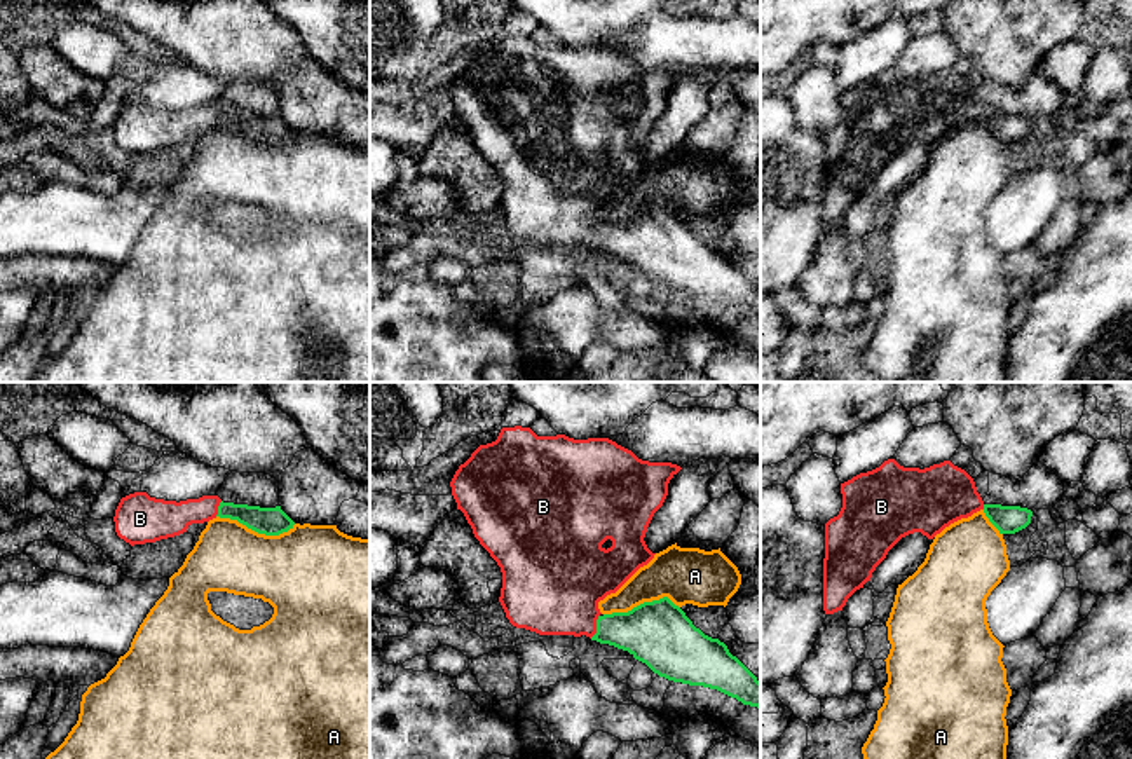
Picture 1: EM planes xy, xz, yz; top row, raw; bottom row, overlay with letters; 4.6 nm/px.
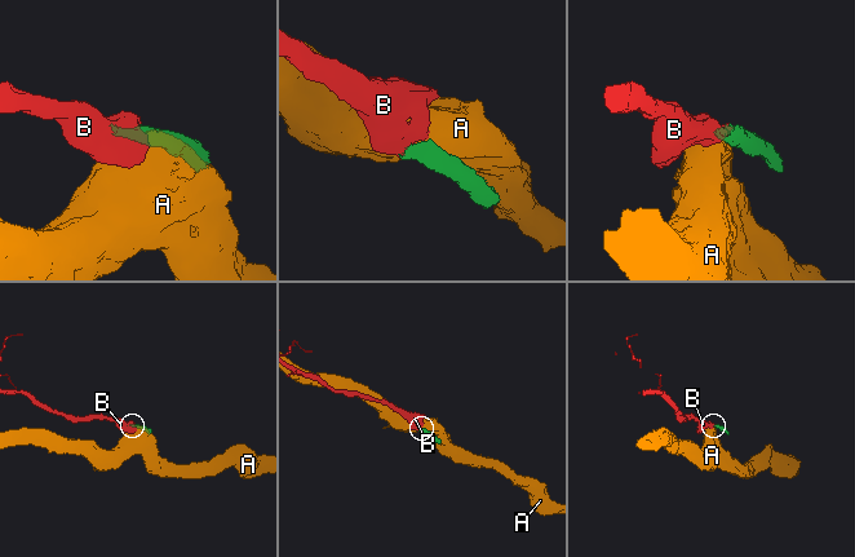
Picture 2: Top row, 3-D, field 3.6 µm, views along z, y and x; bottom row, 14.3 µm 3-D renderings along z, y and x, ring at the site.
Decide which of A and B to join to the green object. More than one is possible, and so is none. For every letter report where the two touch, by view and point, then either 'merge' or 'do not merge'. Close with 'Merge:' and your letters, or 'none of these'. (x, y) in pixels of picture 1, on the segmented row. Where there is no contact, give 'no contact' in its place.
A: xy (257, 531) | do not merge
B: xz (597, 627) | merge
Merge: B

